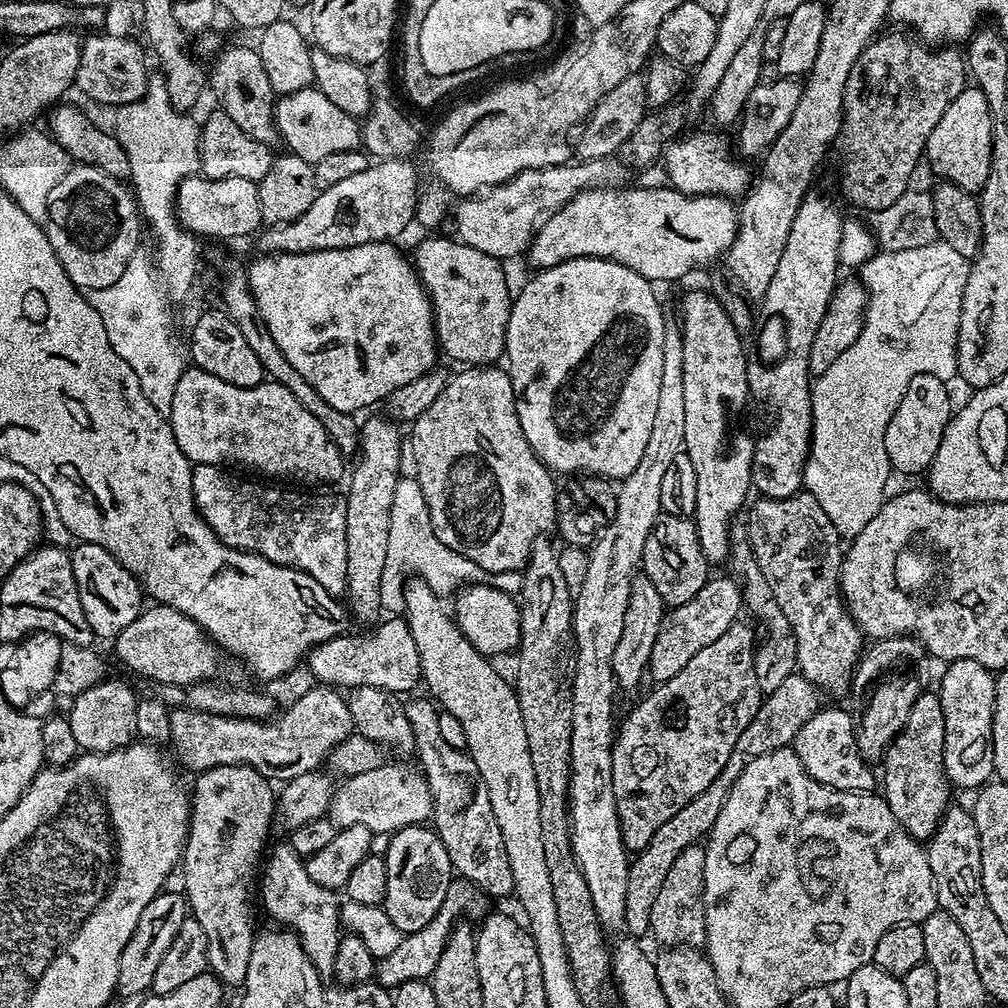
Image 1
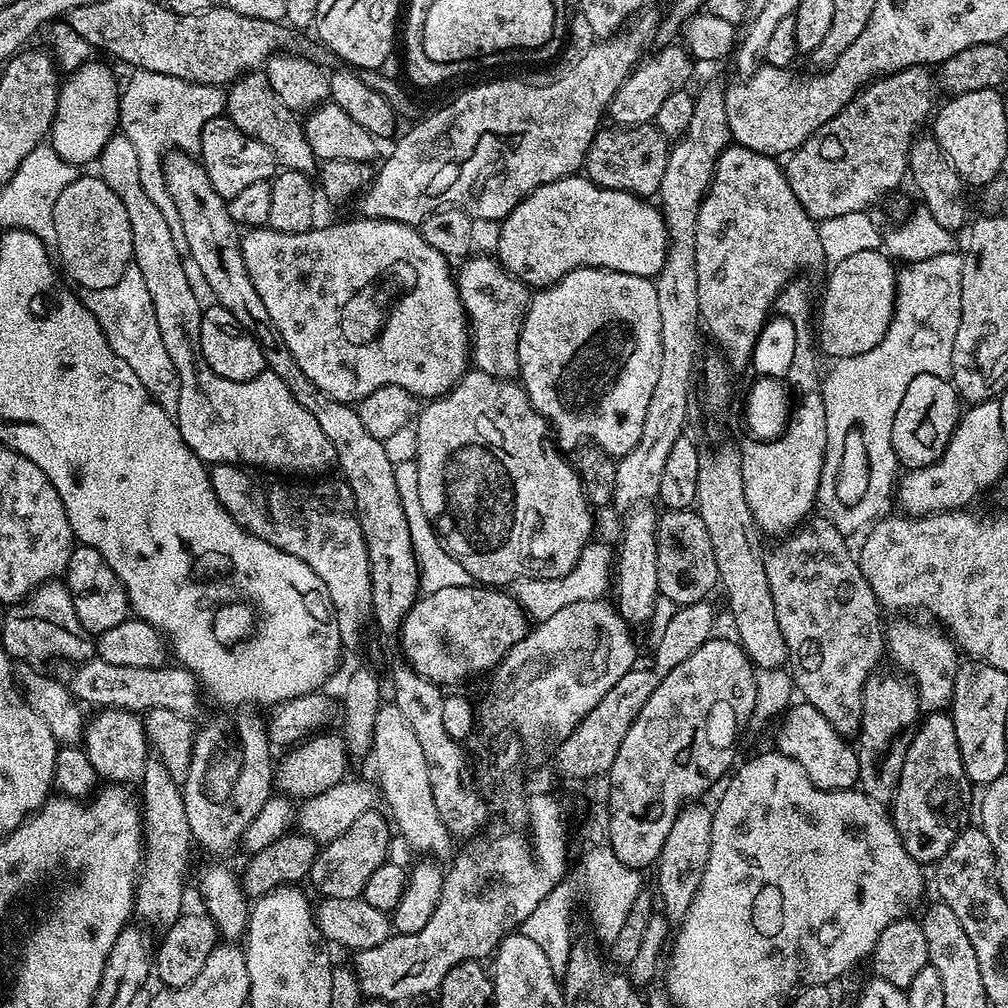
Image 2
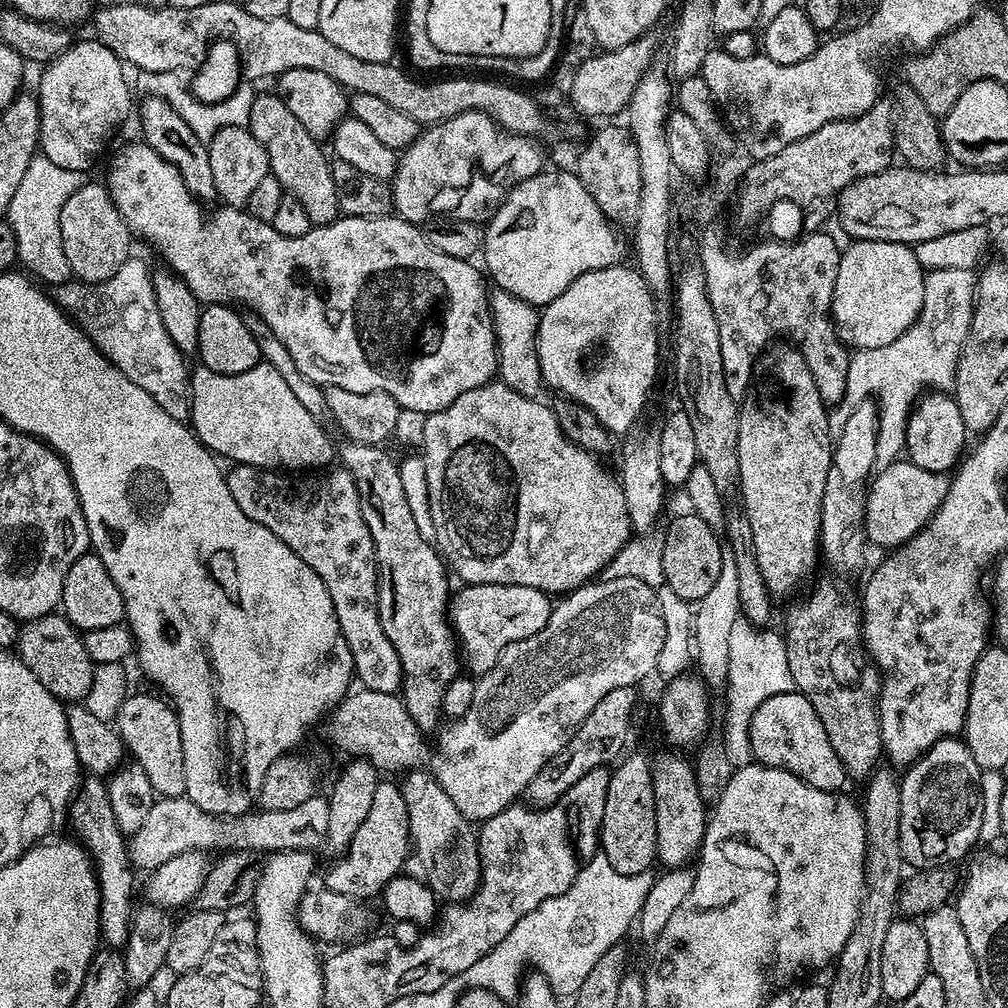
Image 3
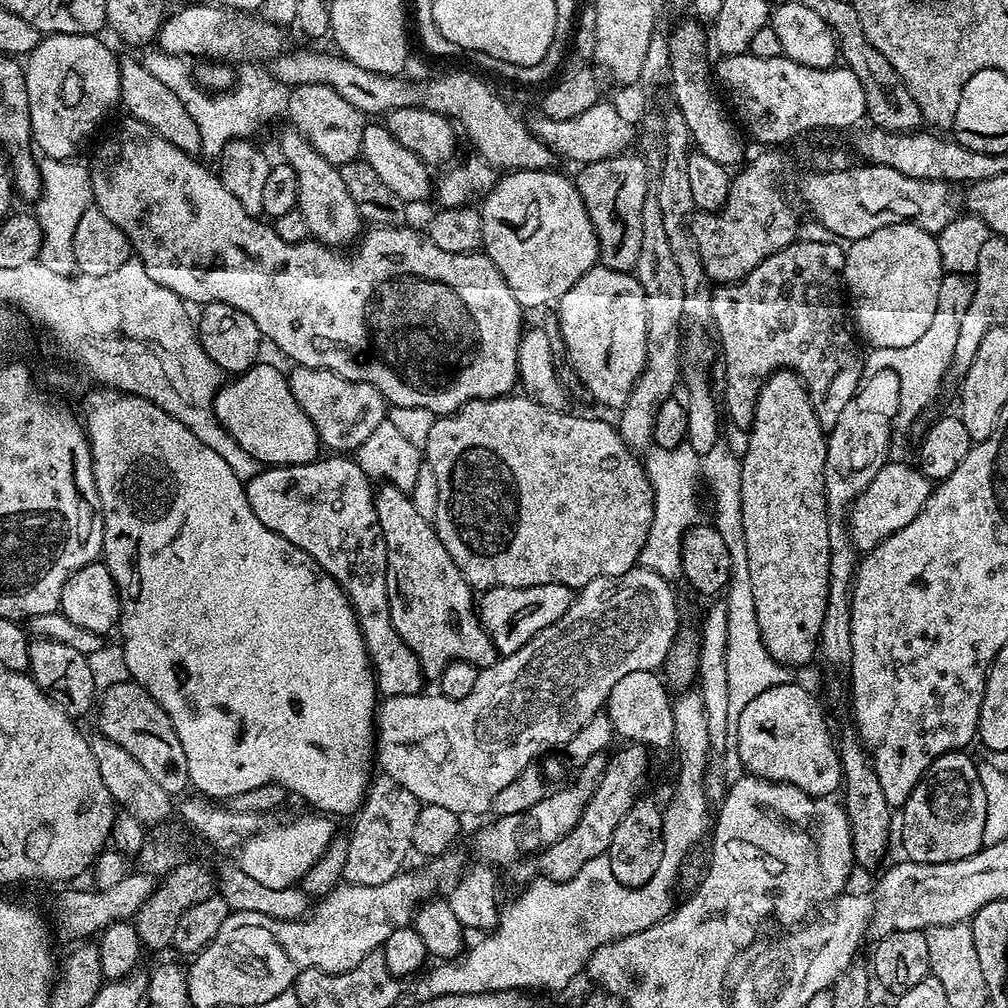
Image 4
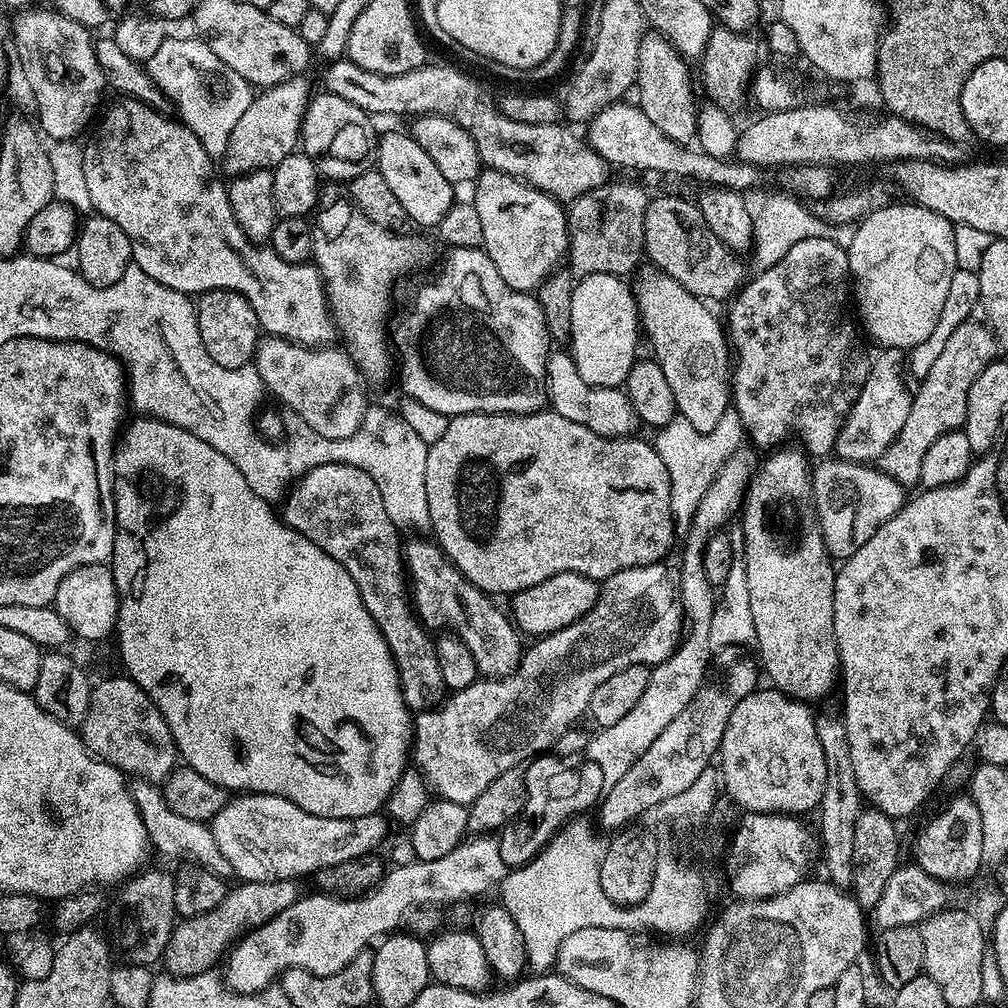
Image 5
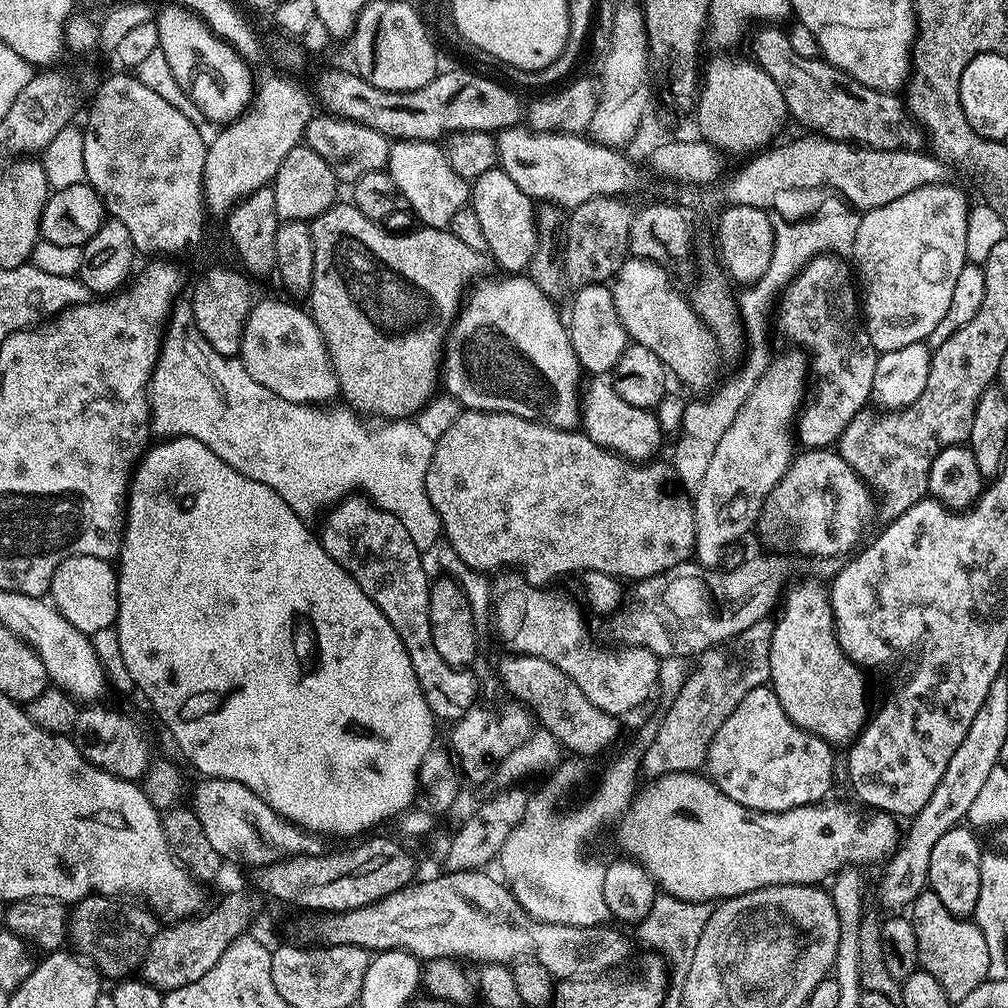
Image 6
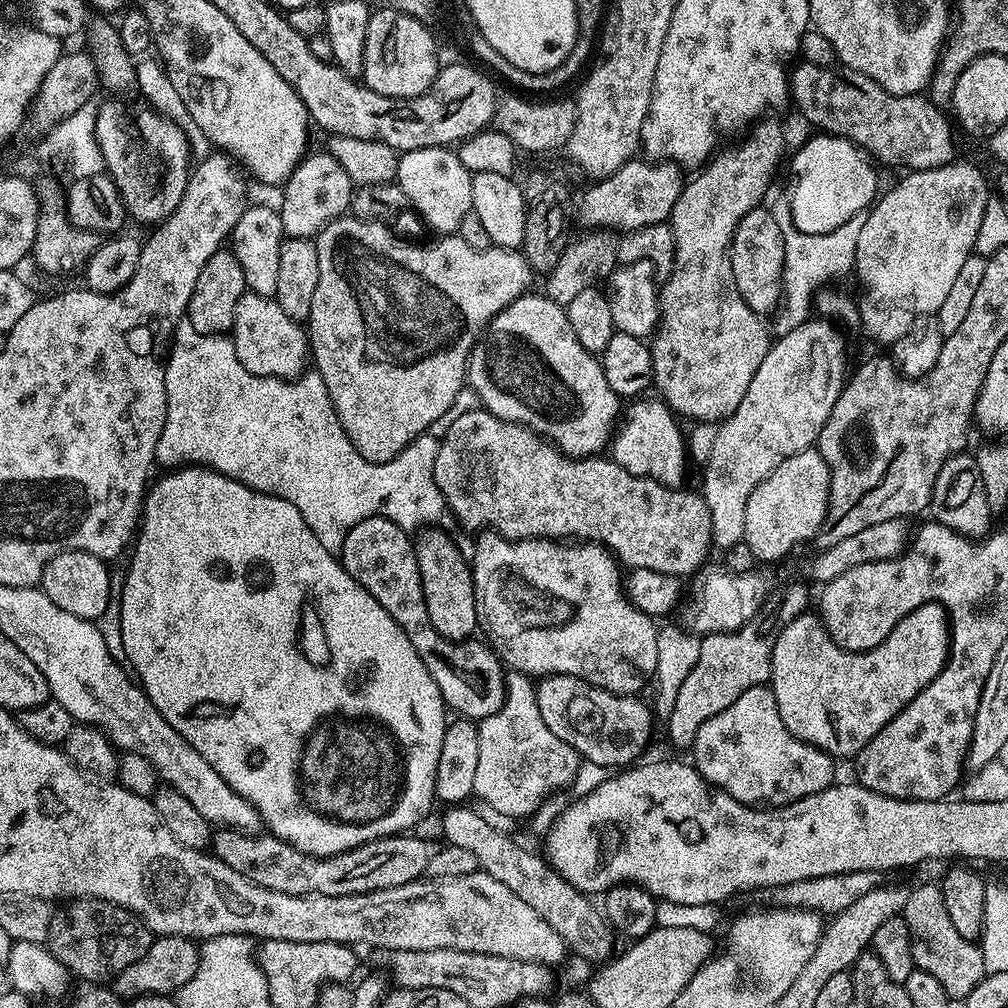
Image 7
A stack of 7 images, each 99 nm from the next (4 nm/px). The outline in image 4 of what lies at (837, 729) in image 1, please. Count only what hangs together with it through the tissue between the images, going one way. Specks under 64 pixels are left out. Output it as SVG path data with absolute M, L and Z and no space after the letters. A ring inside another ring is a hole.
M787 682L765 690L747 703L741 717L738 718L736 736L738 754L741 756L743 771L760 780L772 780L776 784L793 784L811 796L833 795L832 791L839 789L842 784L840 774L840 753L837 741L832 740L832 732L828 729L828 720L824 717L824 708L816 704L816 700L800 684Z

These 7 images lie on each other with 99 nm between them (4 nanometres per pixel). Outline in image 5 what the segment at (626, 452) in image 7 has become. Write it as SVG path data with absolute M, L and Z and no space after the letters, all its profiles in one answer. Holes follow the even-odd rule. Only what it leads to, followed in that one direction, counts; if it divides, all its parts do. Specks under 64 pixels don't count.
M552 350L548 353L546 400L551 411L562 414L562 418L570 418L570 422L578 422L578 426L586 426L586 430L594 430L594 434L631 436L637 431L635 428L638 428L636 411L628 401L627 391L590 386L590 382L580 377L576 363L564 350Z

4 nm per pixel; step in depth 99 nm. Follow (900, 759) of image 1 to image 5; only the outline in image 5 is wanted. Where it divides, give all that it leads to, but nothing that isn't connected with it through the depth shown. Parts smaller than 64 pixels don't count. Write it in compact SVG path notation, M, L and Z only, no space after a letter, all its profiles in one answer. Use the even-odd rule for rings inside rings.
M971 795L956 796L921 830L916 840L915 867L926 870L926 874L939 880L953 882L970 879L984 863L982 814L978 814L978 806Z

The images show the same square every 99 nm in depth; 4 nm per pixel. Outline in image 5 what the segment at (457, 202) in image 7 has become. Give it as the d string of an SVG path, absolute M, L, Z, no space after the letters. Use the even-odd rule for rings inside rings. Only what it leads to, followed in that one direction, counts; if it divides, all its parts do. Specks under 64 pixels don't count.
M407 131L388 132L379 137L376 145L375 167L386 178L386 183L390 185L390 191L398 197L398 202L402 202L402 210L406 210L409 221L413 225L421 224L424 228L435 229L446 218L446 210L454 202L454 186L446 182L442 175L442 170L438 170L438 165L432 161L430 154L414 142L414 138Z

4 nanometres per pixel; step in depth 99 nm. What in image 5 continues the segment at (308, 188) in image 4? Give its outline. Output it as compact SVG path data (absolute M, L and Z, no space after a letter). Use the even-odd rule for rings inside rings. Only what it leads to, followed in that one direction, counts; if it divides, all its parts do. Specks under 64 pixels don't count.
M347 199L332 200L329 204L321 203L315 209L312 226L312 260L324 280L324 293L328 296L328 309L332 311L332 319L339 335L344 336L346 351L351 356L360 375L365 381L384 380L388 376L388 356L390 360L390 336L384 332L384 323L388 320L388 296L384 288L392 284L420 255L424 252L424 244L409 234L388 232L382 226L370 222L366 214L357 210L356 205Z

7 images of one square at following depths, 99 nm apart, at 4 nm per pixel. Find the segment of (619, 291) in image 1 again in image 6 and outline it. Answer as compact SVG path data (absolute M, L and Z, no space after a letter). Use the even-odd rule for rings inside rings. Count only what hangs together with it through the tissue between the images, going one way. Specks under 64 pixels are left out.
M607 283L591 284L585 288L575 289L576 297L572 300L572 313L567 313L566 323L568 337L574 346L574 354L578 358L581 369L588 374L608 374L612 367L622 358L622 350L630 343L622 320L615 310L612 289Z

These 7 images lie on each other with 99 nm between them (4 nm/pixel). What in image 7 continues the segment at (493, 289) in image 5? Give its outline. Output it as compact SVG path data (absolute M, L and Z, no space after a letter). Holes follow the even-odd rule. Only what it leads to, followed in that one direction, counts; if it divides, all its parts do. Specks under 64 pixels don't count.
M525 294L518 297L514 302L507 304L493 320L488 321L487 328L484 329L480 339L473 346L472 353L468 355L467 383L470 385L472 391L476 393L477 401L487 411L493 412L493 414L503 420L521 424L523 428L528 428L532 432L538 433L539 436L544 437L544 439L551 440L564 455L583 458L603 453L609 447L614 435L614 429L618 424L618 417L622 412L621 397L616 396L614 390L610 390L610 386L606 386L606 374L602 374L602 366L599 359L593 353L588 352L586 346L582 346L582 342L578 342L578 337L574 334L574 326L570 326L570 322L568 321L567 311L561 305L553 302L546 294L539 294L540 296L532 295Z

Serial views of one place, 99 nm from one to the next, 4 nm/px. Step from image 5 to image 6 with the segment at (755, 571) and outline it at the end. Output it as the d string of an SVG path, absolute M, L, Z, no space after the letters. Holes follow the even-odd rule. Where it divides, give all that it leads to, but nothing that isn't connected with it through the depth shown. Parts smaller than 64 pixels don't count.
M811 579L804 580L801 584L793 583L783 597L784 613L775 617L772 626L768 678L774 694L778 694L778 702L782 702L782 710L786 710L786 714L796 725L822 738L827 744L848 746L859 736L870 719L868 684L864 681L866 672L846 655L838 642L829 589L825 585L823 588L819 579Z

